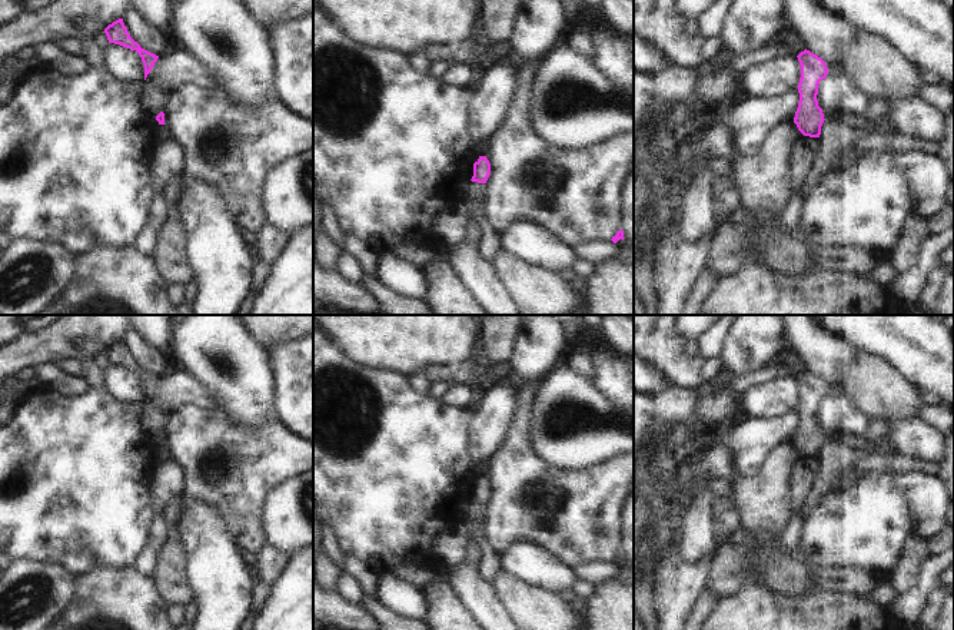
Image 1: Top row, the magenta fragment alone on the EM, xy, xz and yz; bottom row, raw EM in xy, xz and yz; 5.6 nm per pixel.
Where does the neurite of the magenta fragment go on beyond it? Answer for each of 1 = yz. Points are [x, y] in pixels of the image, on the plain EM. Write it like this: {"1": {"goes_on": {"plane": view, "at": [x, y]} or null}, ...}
{"1": {"goes_on": null}}

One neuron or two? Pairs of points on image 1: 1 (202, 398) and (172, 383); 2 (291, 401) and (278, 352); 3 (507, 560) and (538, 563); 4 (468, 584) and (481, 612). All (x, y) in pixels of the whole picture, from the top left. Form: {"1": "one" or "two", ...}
{"1": "one", "2": "one", "3": "one", "4": "one"}

